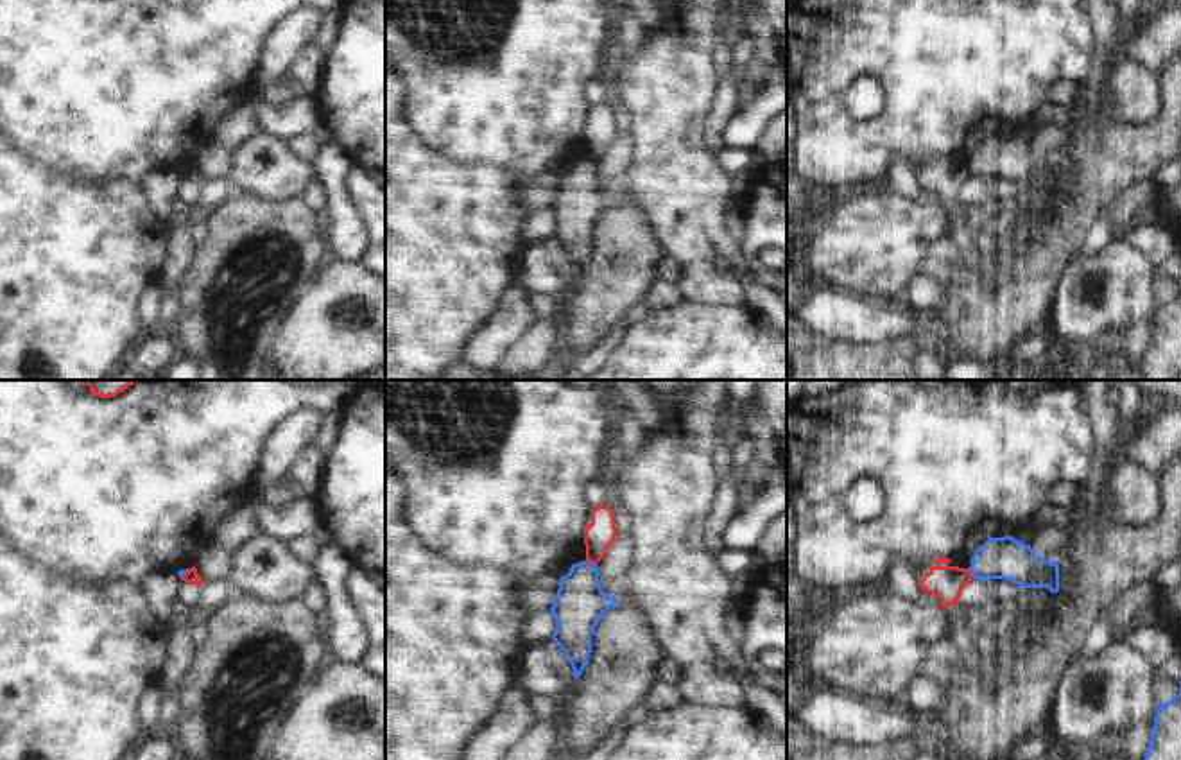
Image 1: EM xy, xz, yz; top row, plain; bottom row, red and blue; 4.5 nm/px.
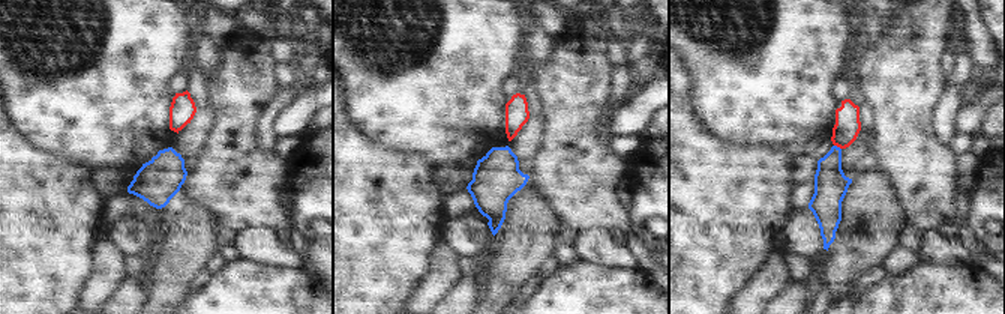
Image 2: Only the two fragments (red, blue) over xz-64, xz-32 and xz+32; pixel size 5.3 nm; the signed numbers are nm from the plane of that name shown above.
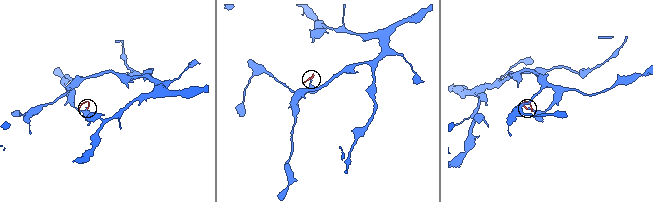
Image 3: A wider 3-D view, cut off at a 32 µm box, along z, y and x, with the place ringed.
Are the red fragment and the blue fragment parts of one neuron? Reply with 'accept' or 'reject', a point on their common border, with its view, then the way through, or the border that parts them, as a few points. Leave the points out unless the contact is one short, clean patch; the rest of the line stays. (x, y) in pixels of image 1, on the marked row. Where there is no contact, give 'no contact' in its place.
reject | xz (592, 563) | along xz (586, 560), (595, 565)

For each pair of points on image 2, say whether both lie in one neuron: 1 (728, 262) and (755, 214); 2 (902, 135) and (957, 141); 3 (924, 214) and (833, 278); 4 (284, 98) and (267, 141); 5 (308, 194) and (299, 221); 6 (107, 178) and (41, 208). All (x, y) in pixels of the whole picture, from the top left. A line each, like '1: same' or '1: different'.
1: same
2: different
3: different
4: same
5: same
6: different

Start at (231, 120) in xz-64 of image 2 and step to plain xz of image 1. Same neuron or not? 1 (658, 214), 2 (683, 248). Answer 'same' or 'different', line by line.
1: same
2: same

